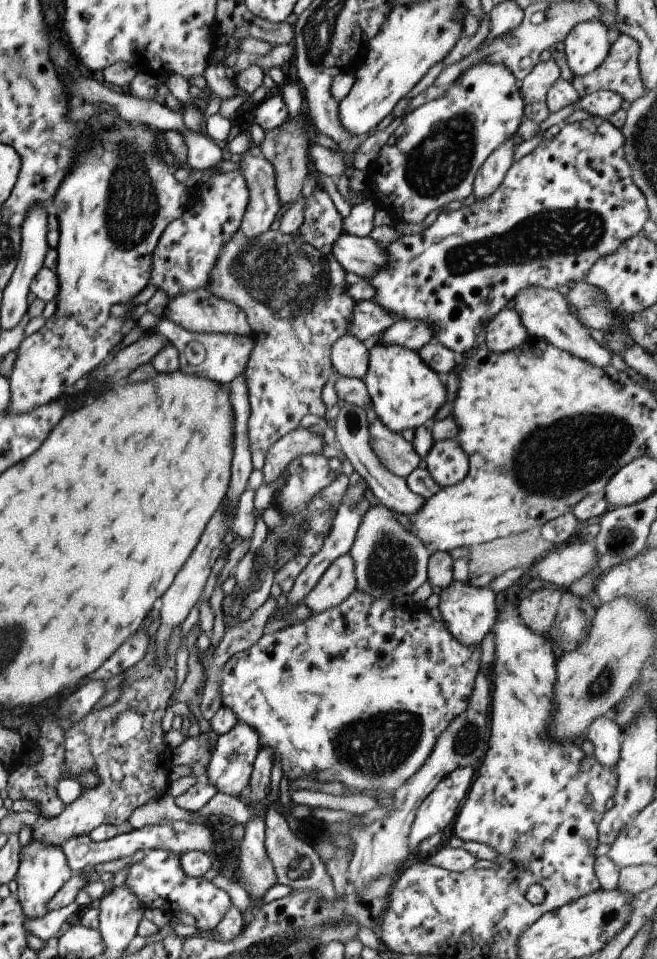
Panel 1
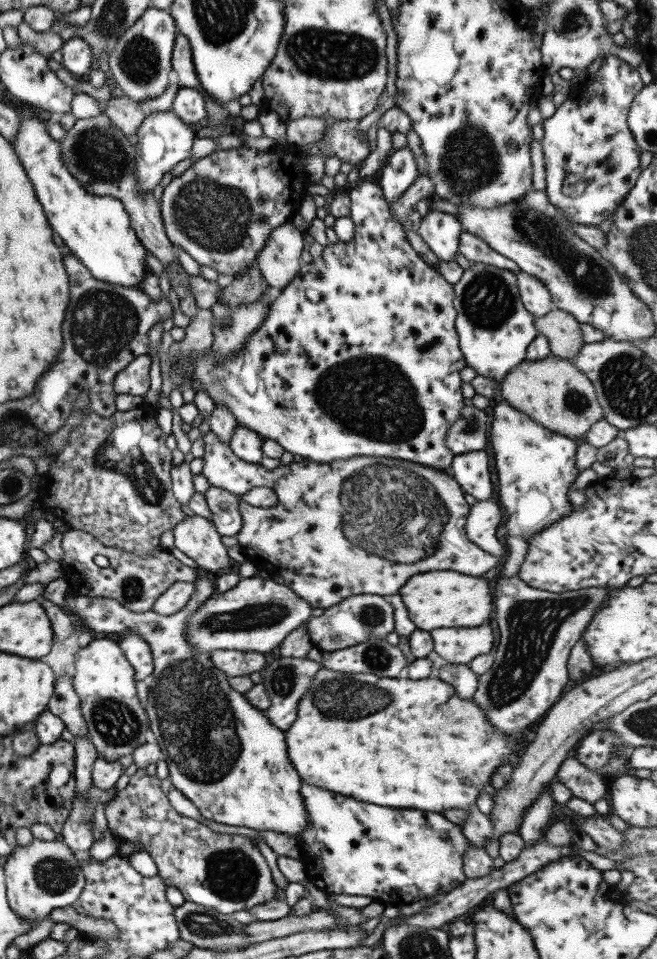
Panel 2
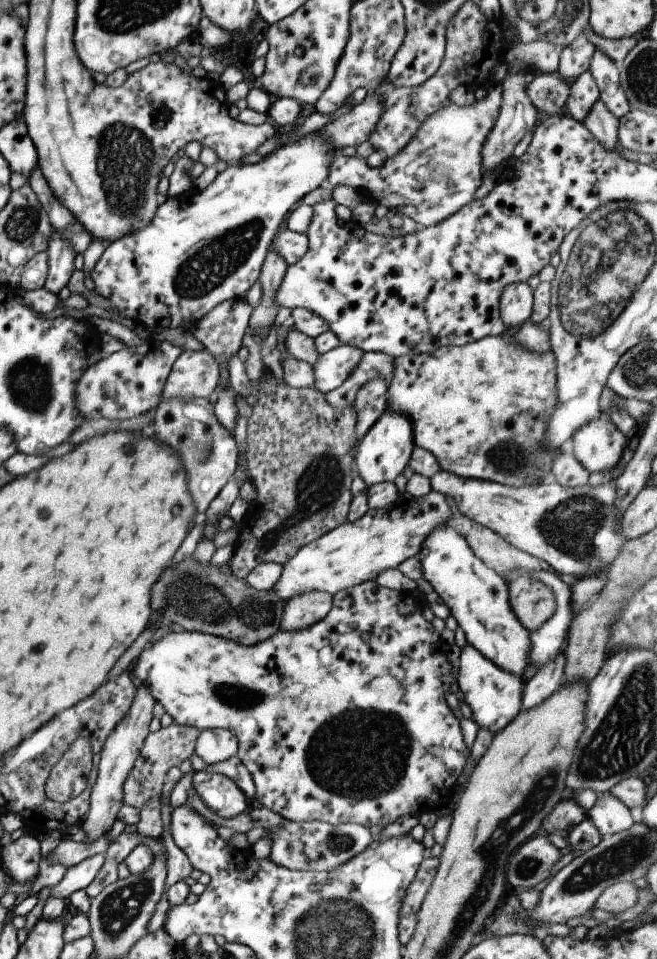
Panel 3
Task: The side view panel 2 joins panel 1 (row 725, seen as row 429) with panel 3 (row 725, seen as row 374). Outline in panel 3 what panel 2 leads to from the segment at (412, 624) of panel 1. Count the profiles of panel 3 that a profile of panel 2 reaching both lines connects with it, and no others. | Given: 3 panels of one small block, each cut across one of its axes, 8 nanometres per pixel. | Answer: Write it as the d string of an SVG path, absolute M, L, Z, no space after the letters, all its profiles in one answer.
M374 580L365 581L336 592L329 612L319 622L294 631L279 630L255 645L238 645L226 638L197 631L171 630L140 651L133 674L148 686L151 696L169 714L173 723L196 728L199 732L205 729L227 729L235 735L238 742L236 757L251 775L255 786L255 805L269 808L287 821L320 820L334 825L357 823L366 829L373 824L384 827L405 814L419 817L428 809L434 811L440 808L461 774L465 757L469 753L461 737L459 718L451 713L445 703L449 685L456 680L451 675L452 666L447 661L447 647L431 623L421 615L423 607L424 604L412 599L408 592L379 586Z

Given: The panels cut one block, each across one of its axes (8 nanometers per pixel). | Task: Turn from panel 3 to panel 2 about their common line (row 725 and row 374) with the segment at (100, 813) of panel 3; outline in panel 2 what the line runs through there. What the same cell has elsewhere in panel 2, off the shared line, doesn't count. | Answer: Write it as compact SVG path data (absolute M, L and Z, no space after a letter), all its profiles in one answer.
M149 355L135 356L121 372L115 374L112 382L115 394L145 396L149 390L149 364Z

